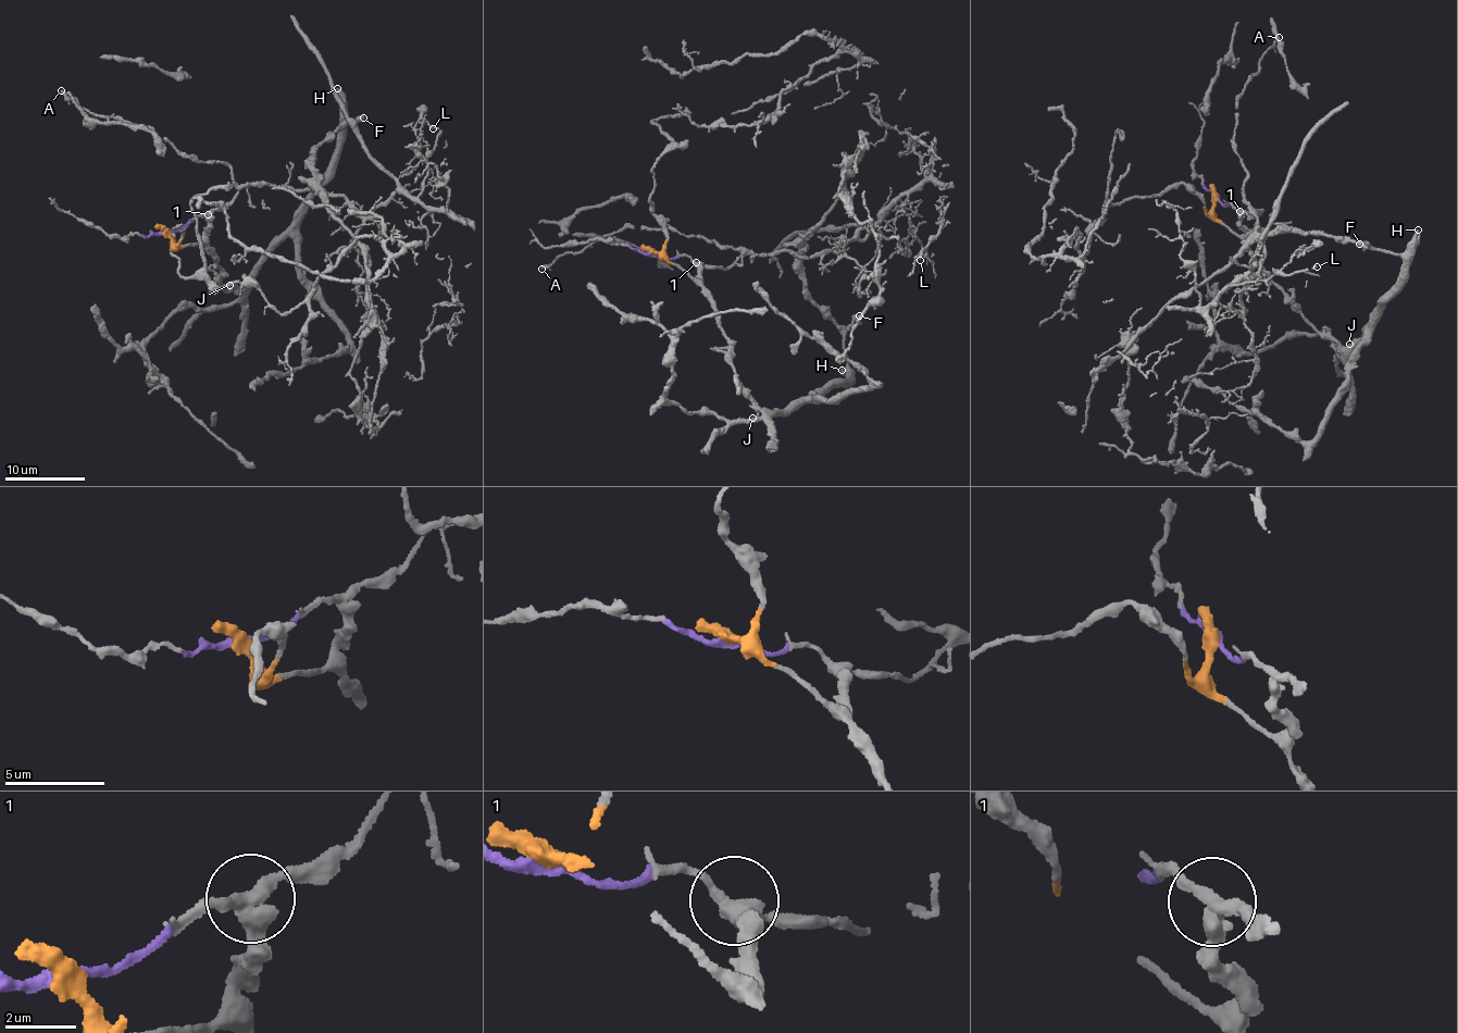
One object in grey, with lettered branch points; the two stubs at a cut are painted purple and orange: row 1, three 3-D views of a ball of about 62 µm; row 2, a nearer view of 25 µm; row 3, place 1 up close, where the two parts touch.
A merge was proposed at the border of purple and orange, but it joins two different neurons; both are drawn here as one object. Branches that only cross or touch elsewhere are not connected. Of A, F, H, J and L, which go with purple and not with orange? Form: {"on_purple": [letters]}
{"on_purple": ["A", "L"]}

